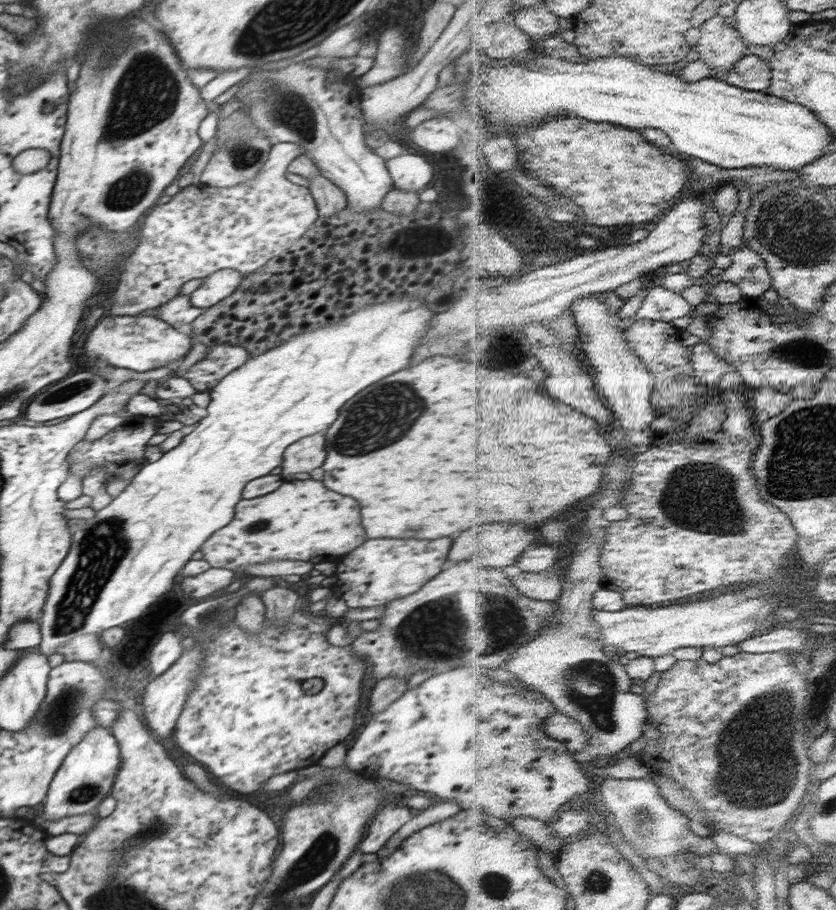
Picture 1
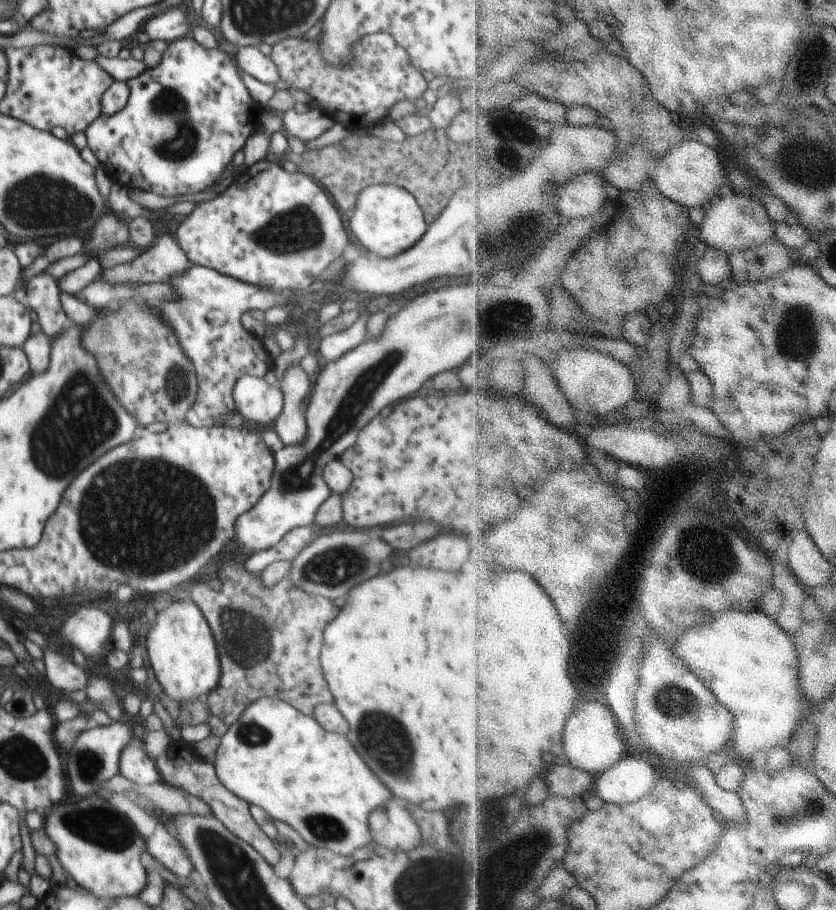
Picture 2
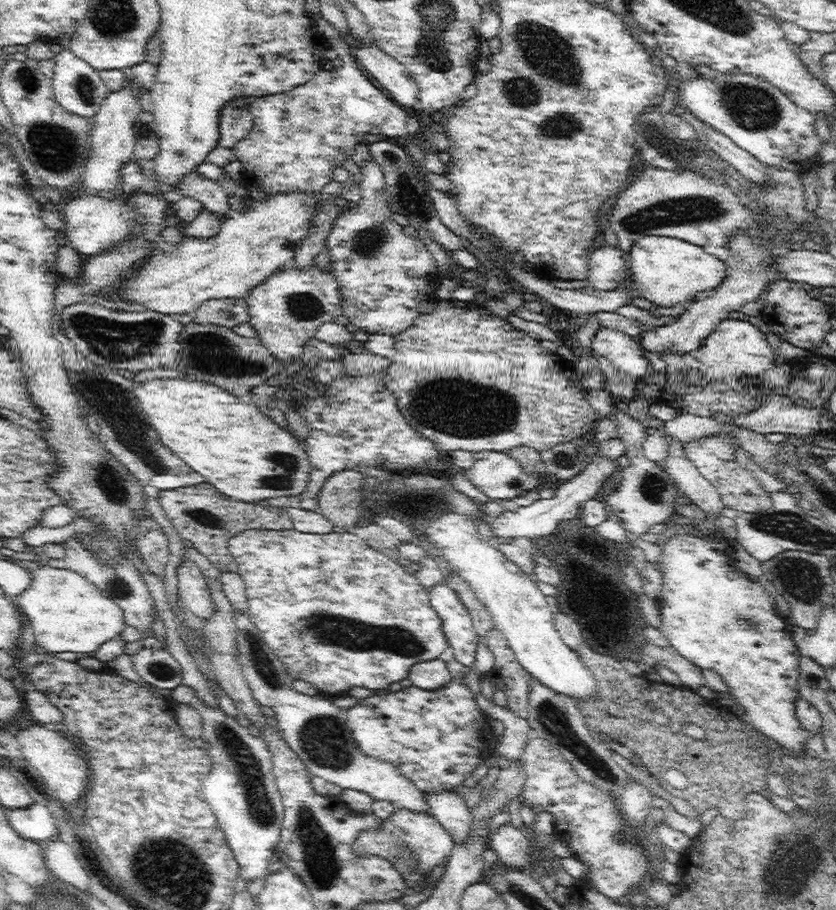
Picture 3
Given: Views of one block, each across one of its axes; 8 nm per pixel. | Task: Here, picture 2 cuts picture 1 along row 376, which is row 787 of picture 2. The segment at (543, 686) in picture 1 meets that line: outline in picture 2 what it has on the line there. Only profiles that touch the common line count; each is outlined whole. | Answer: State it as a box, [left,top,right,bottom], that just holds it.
[595,756,659,804]

